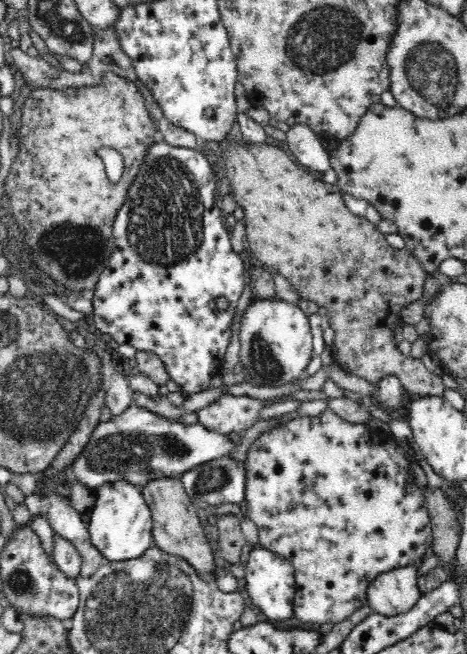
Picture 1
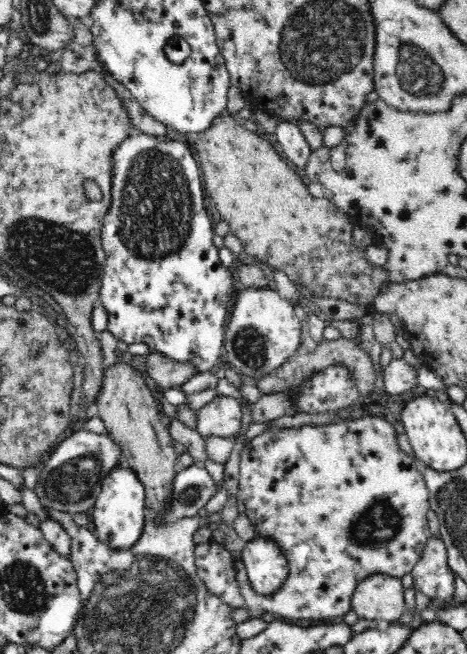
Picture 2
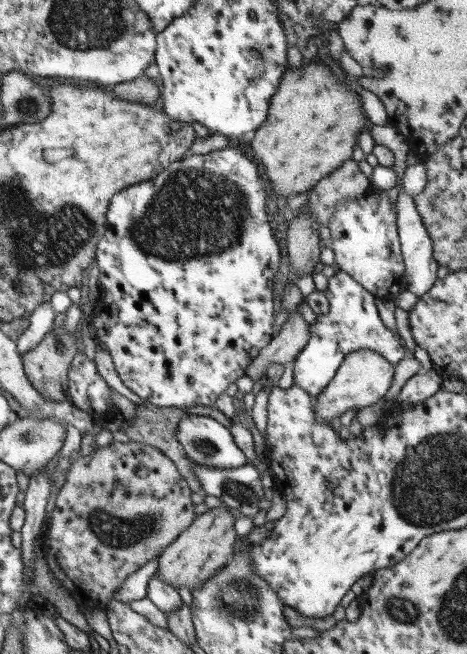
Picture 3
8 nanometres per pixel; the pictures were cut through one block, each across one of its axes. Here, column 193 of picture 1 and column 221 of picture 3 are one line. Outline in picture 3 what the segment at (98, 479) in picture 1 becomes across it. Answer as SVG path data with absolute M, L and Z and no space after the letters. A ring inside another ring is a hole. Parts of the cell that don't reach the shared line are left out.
M196 414L182 416L178 423L176 438L192 462L206 464L208 468L240 468L248 465L248 457L236 446L231 429L212 417Z

